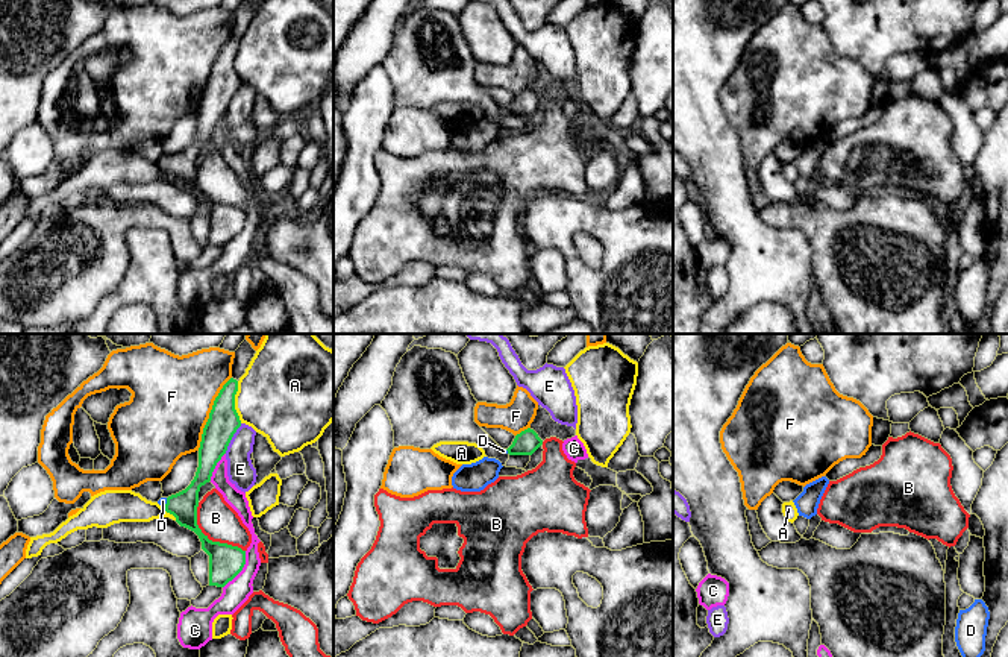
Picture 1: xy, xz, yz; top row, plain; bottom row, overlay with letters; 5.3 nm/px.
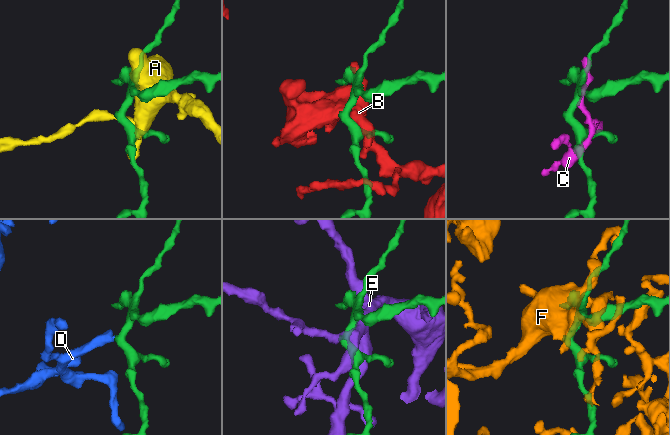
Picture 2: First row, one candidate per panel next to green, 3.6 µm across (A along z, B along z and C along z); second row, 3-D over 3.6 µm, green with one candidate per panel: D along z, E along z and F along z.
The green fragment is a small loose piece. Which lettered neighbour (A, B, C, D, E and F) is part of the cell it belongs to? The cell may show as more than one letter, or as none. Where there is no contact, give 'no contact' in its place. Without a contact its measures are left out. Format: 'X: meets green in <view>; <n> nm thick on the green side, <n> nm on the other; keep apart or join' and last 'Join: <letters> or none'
A: meets green in xy; 160 nm thick on the green side, 440 nm on the other; keep apart
B: meets green in xy; 180 nm thick on the green side, 200 nm on the other; keep apart
C: meets green in xy; 180 nm thick on the green side, 140 nm on the other; keep apart
D: meets green in xy; 150 nm thick on the green side, 50 nm on the other; join
E: meets green in xy; 160 nm thick on the green side, 140 nm on the other; keep apart
F: meets green in xy; 160 nm thick on the green side, 440 nm on the other; keep apart
Join: D

